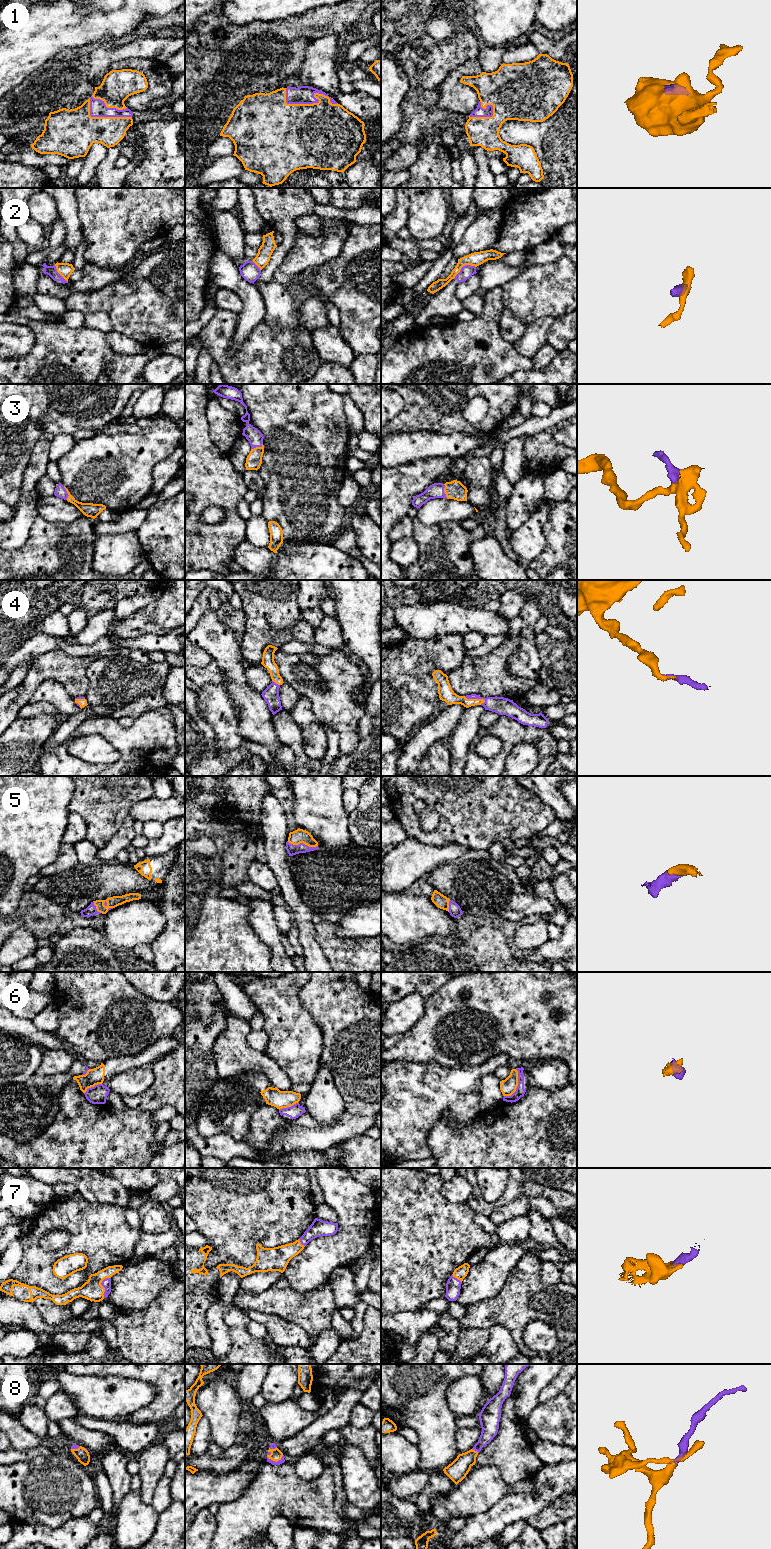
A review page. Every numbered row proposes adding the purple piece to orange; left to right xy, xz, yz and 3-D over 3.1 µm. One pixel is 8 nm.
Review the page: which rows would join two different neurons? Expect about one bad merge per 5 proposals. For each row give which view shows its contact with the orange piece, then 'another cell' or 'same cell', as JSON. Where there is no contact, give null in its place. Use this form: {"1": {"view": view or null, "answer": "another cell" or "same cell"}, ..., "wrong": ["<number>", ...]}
{"1": {"view": "xz", "answer": "same cell"}, "2": {"view": "yz", "answer": "another cell"}, "3": {"view": "xy", "answer": "same cell"}, "4": {"view": "yz", "answer": "same cell"}, "5": {"view": "xz", "answer": "same cell"}, "6": {"view": "yz", "answer": "another cell"}, "7": {"view": "xy", "answer": "same cell"}, "8": {"view": "xz", "answer": "same cell"}, "wrong": ["2", "6"]}

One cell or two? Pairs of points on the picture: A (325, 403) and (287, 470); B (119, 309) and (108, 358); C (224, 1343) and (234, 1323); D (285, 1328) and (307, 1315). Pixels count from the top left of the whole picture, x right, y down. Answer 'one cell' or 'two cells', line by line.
A: one cell
B: two cells
C: two cells
D: two cells

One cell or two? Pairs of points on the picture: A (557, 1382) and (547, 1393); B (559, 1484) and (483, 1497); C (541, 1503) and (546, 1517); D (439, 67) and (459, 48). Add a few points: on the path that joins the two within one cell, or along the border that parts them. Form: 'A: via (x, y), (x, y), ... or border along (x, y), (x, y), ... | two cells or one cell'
A: via (555, 1385), (550, 1390) | one cell
B: border along (535, 1489), (532, 1492), (510, 1493) | two cells
C: border along (563, 1496), (555, 1499), (539, 1512), (525, 1519) | two cells
D: via (444, 62), (454, 52) | one cell

